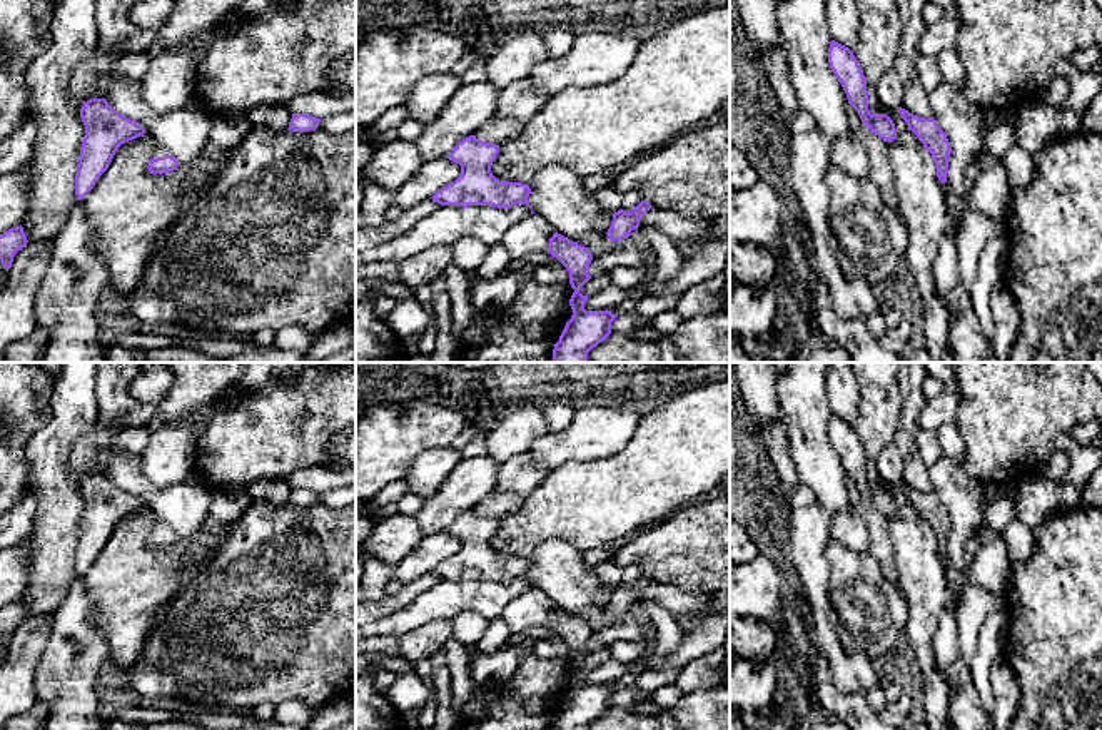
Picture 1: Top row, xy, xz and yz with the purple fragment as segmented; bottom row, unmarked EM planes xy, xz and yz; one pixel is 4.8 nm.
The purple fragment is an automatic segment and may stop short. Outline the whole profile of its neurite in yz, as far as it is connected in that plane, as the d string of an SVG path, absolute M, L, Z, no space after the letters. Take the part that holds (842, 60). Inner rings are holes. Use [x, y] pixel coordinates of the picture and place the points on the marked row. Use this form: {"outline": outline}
{"outline": "M832 40L828 48L828 63L845 89L848 104L858 112L862 122L885 142L895 140L897 129L893 120L887 114L872 114L868 110L867 80L853 52Z"}

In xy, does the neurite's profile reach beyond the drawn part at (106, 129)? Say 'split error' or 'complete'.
complete

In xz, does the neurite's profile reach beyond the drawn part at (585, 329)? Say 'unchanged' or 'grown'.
unchanged

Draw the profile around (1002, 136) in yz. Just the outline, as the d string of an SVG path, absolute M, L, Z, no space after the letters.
M983 110L983 117L990 120L990 129L985 137L985 149L1003 164L1007 150L1017 144L1017 129L1000 115L1002 112Z

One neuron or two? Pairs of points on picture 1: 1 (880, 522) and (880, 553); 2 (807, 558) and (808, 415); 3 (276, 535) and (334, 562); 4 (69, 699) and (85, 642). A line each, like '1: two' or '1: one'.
1: one
2: two
3: one
4: one

